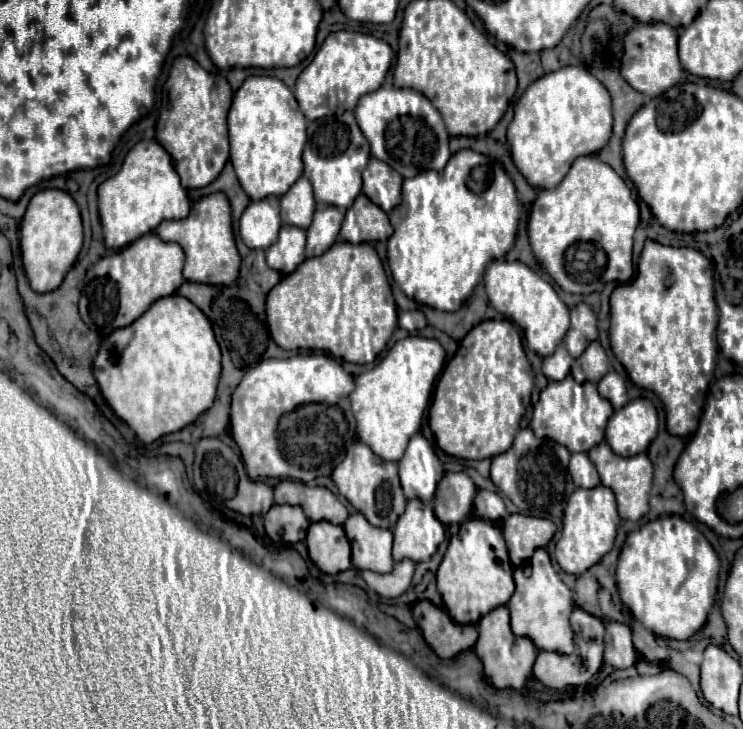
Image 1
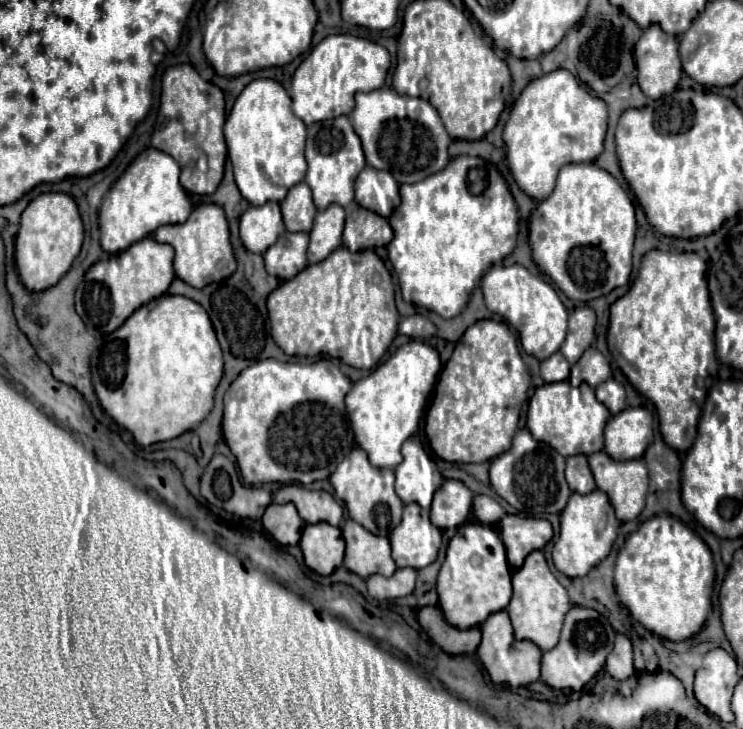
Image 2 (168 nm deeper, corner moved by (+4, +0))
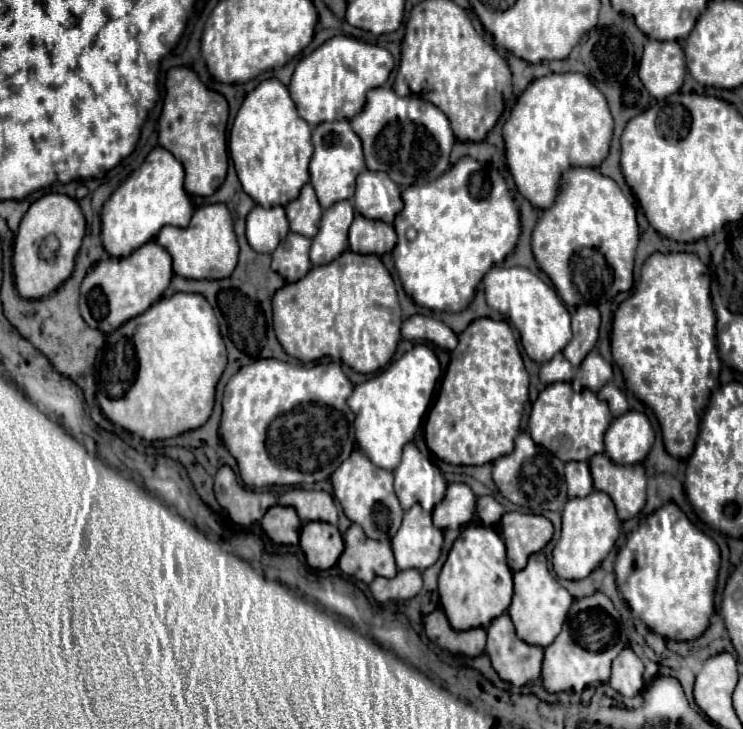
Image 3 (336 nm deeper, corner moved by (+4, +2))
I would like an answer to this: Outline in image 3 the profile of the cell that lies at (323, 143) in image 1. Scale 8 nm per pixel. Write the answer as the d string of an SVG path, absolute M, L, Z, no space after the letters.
M346 119L320 123L312 131L312 145L314 145L314 155L310 161L310 183L314 185L314 191L318 195L322 209L332 207L332 203L352 199L356 175L364 171L366 165L364 165L364 155L362 155L362 143L358 135L352 131L350 123Z

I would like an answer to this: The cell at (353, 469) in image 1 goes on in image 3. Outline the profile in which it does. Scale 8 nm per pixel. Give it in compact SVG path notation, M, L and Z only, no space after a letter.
M354 449L352 455L332 473L330 481L334 485L334 497L340 501L344 515L352 523L358 523L370 539L388 543L398 531L404 517L404 509L400 507L398 497L394 493L392 471L376 467L360 449Z

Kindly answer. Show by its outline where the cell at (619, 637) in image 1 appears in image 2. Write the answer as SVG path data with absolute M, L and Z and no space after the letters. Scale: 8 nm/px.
M616 635L614 649L606 659L606 673L610 673L614 679L626 679L636 673L632 663L632 645L626 635Z

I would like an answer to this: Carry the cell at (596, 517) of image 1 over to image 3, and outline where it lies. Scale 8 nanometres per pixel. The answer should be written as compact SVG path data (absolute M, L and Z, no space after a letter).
M592 491L588 497L570 499L562 511L562 537L554 547L552 565L560 579L584 579L588 577L612 551L620 535L620 521L612 499L606 493Z

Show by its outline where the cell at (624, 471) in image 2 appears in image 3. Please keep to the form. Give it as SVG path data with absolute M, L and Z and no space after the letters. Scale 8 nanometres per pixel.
M606 453L594 455L588 461L588 465L590 465L594 489L604 491L606 495L610 495L610 499L616 505L620 521L636 517L640 513L640 509L644 507L644 503L646 503L646 471L644 471L644 467L642 465L616 465L608 459Z

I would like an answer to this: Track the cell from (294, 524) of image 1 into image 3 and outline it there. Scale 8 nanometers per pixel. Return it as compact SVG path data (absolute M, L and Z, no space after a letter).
M274 505L262 519L262 529L278 545L298 545L302 521L292 507Z

